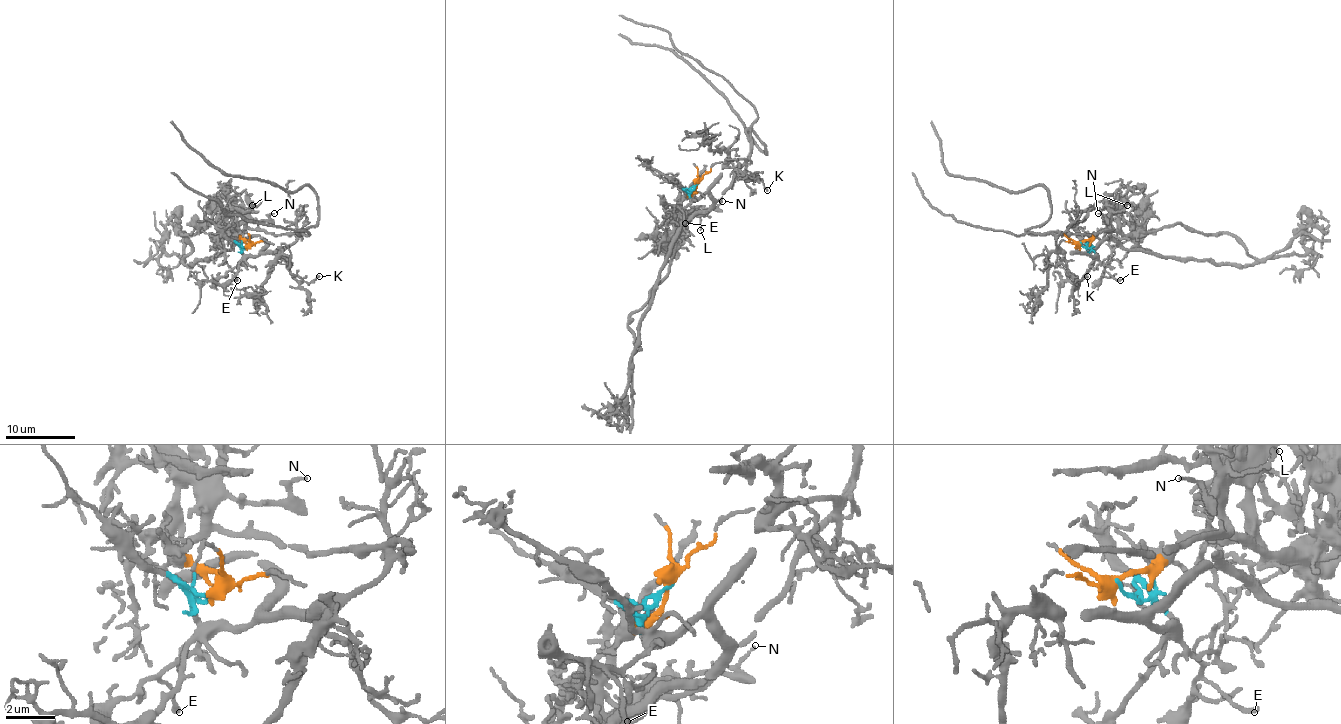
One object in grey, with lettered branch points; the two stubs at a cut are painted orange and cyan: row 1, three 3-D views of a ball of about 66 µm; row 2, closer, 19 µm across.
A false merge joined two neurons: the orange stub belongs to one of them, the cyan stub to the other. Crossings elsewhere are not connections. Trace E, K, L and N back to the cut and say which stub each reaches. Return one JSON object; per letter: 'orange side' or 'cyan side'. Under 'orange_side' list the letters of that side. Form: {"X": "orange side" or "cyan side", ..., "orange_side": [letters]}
{"E": "cyan side", "K": "cyan side", "L": "orange side", "N": "orange side", "orange_side": ["L", "N"]}

